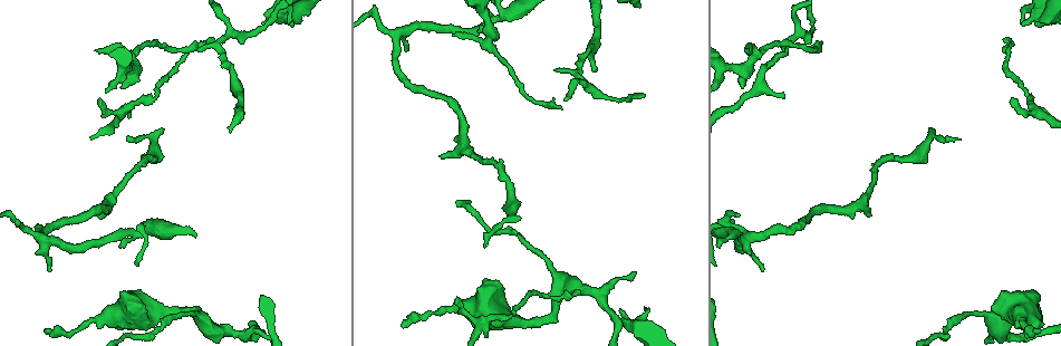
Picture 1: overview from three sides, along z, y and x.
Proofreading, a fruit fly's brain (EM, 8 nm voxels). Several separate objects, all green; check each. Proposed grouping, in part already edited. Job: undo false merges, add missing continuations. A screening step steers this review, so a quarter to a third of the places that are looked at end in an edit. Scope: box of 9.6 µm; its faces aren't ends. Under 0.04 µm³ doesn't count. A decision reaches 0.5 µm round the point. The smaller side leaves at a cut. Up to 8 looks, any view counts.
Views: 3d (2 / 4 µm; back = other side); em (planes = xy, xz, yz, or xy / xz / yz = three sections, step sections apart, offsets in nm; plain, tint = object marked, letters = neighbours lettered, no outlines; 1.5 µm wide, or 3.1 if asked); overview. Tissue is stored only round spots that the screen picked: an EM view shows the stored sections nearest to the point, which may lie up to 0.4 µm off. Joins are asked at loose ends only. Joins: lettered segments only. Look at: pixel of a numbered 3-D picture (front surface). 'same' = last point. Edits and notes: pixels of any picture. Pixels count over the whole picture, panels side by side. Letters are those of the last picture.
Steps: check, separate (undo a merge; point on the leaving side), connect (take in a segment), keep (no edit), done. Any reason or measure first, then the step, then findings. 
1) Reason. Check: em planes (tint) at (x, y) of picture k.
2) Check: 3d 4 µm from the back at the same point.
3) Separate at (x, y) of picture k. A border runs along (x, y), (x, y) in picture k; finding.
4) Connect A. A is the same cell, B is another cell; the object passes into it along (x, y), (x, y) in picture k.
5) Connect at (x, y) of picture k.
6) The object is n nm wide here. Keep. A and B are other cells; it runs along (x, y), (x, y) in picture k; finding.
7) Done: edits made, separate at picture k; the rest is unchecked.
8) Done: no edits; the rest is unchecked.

Check: 3d 4 µm at (454, 33) of picture 1.

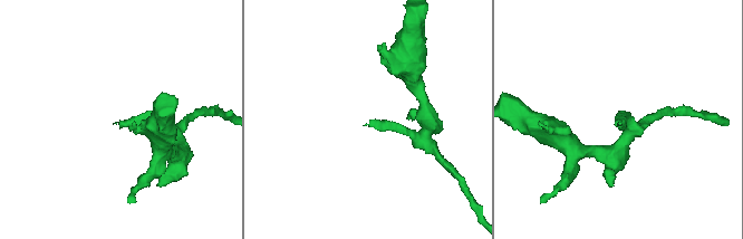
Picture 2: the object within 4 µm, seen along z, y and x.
Check: em planes (letters) at (366, 123) of picture 2.

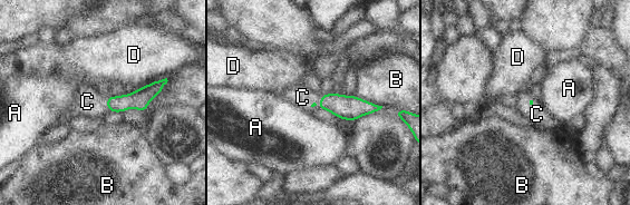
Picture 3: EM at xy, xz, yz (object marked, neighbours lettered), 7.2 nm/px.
The longest contact is with B, 320 nm. Connect C. C is the same cell, A, B and D are other cells; the object passes into it along (350, 108), (319, 105), (302, 97) in picture 3; it goes on there.

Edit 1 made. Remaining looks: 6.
Check: overview.

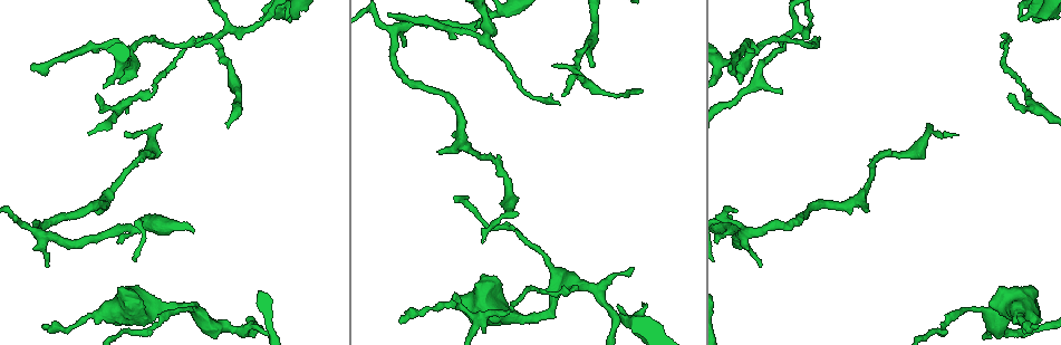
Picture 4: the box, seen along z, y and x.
An open end. Check: em xz step 4 (tint) at (33, 68) of picture 4.

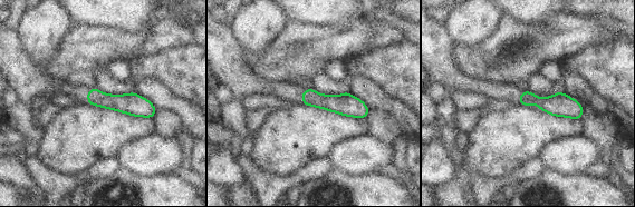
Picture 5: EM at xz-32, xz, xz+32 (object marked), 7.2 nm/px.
Check: em planes (letters) at the same point.

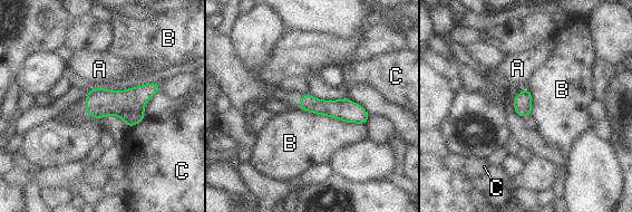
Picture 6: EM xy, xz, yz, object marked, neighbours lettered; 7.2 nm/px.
The object is 130 nm wide here. Keep. A, B and C are other cells; a border runs along (301, 109), (365, 125) in picture 6; none of them fits.

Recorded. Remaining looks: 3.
Branch stops here. Check: em planes (letters) at (128, 135) of picture 4.

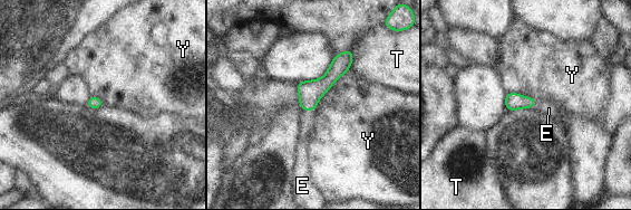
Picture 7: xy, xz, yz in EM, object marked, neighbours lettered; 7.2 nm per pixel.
The longest contact is with Y, 380 nm. Connect E. E is the same cell, T and Y are other cells; the object passes into it along (310, 92), (309, 110), (307, 117) in picture 7; the cell continues.

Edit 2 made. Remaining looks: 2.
Done: edits made, connect at picture 3, connect at picture 7; the rest is unchecked.

